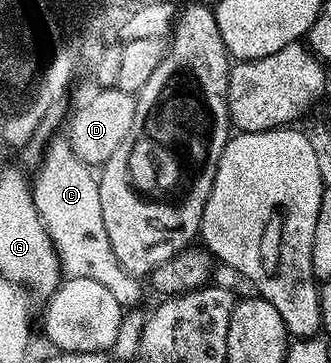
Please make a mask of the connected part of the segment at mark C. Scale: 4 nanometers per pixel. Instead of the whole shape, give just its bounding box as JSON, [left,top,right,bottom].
[31,132,143,309]

